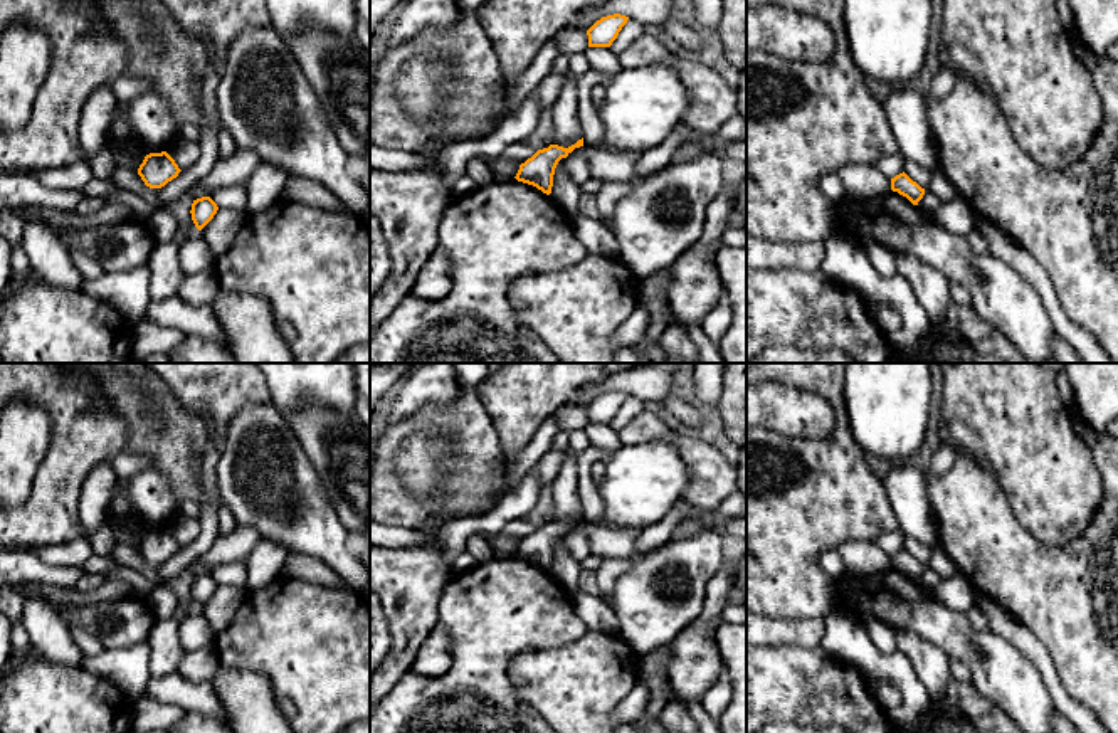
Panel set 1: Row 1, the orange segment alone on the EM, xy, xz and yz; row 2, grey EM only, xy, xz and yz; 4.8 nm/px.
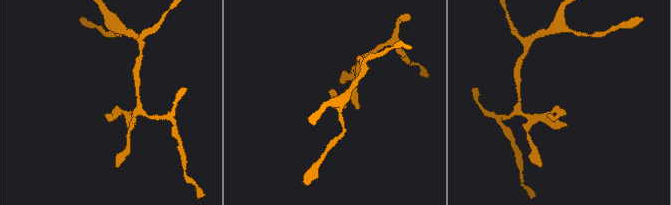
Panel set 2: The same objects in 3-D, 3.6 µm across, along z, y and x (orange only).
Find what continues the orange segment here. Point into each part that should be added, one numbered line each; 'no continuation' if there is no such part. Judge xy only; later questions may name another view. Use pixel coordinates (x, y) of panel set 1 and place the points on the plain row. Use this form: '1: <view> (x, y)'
no continuation

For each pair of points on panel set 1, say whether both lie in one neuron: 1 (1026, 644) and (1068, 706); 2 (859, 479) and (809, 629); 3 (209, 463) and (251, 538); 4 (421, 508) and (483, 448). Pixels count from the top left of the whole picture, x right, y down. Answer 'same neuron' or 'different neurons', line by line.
1: same neuron
2: different neurons
3: different neurons
4: same neuron

